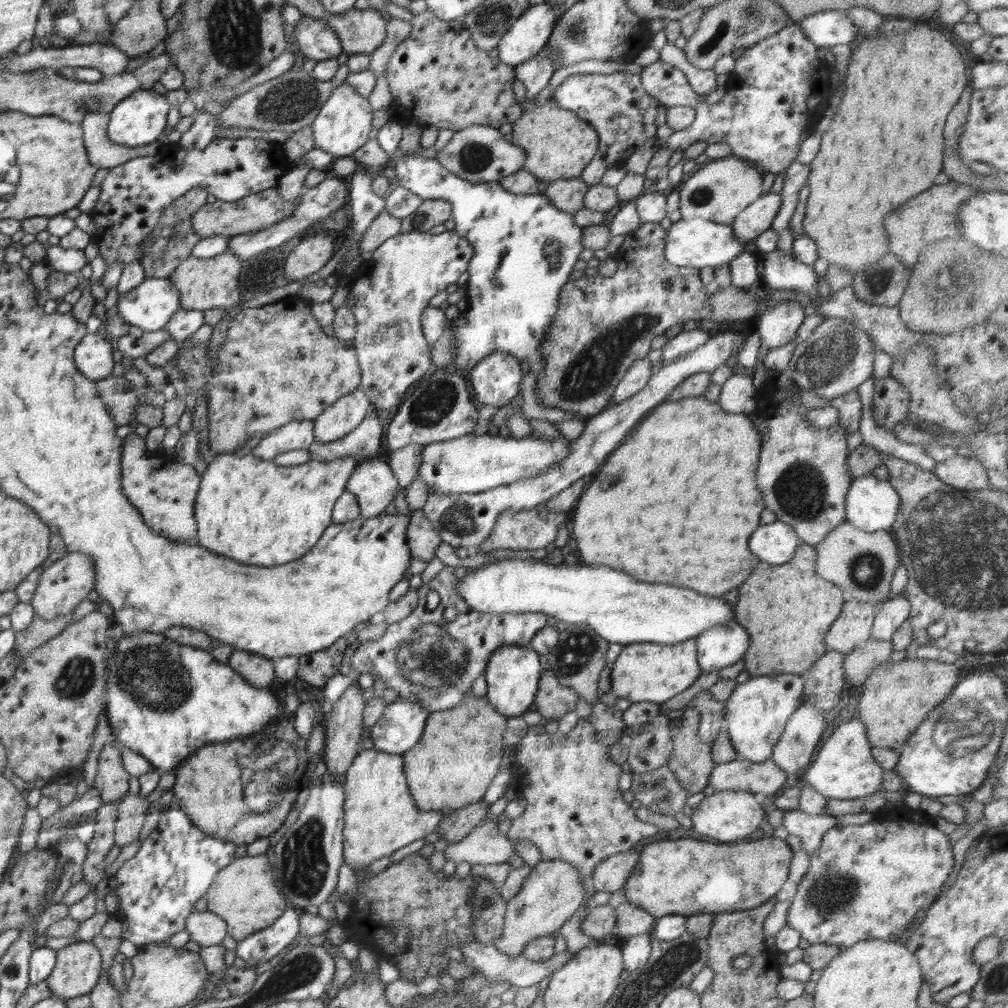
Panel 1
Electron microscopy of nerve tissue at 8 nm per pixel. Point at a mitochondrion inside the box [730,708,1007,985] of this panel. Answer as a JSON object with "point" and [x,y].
{"point":[834,892]}

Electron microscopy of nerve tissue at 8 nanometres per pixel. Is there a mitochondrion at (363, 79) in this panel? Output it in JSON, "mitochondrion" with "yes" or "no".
{"mitochondrion":"no"}

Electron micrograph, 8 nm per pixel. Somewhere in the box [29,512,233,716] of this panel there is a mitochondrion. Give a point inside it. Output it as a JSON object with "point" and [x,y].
{"point":[77,678]}

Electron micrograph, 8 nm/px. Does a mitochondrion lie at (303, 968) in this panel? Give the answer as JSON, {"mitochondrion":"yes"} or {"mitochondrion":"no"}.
{"mitochondrion":"yes"}

